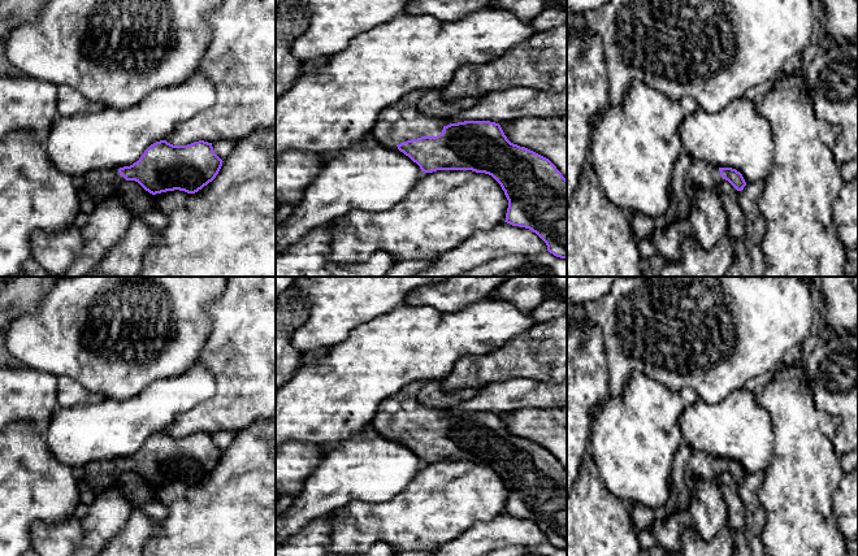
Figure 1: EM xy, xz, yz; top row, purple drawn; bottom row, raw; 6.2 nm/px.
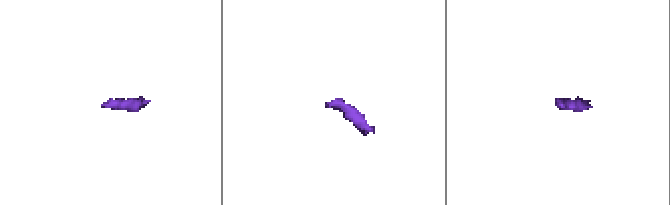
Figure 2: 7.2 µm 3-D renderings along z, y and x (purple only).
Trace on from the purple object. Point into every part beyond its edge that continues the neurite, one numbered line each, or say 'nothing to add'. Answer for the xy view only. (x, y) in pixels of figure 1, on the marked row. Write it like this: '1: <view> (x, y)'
1: xy (99, 185)

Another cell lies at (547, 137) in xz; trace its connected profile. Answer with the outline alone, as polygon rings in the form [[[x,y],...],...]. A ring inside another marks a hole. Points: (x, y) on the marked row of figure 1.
[[[567,116],[502,122],[507,139],[549,158],[567,179]]]

